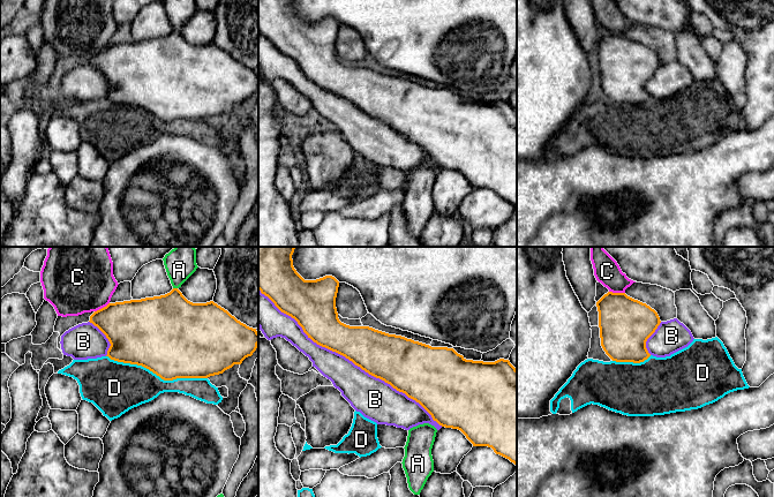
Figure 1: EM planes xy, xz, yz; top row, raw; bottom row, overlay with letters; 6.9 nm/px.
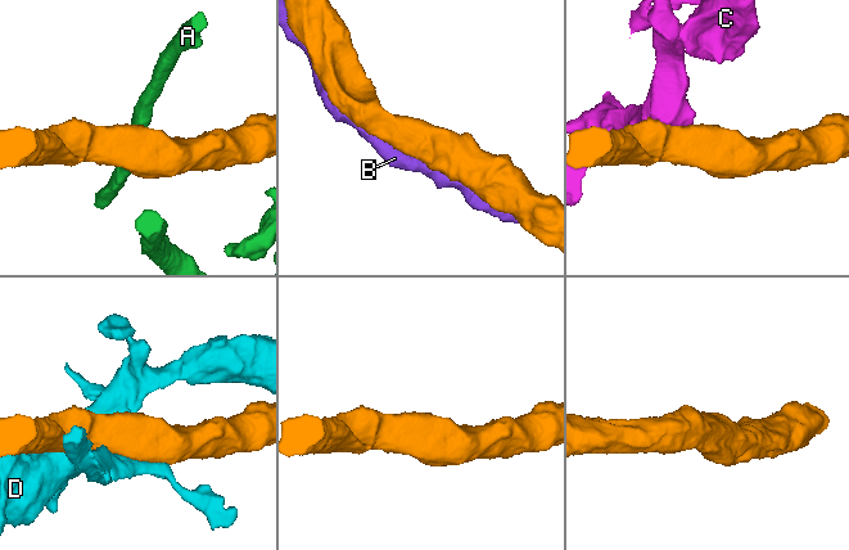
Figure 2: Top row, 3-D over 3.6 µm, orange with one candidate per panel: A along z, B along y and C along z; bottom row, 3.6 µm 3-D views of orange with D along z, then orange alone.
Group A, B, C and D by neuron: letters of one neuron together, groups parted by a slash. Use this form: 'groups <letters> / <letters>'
groups A / B / C / D

